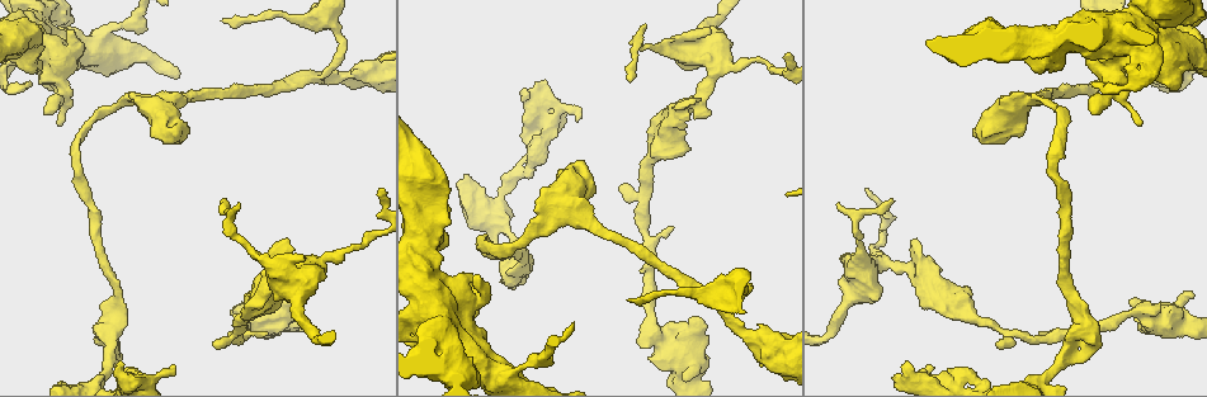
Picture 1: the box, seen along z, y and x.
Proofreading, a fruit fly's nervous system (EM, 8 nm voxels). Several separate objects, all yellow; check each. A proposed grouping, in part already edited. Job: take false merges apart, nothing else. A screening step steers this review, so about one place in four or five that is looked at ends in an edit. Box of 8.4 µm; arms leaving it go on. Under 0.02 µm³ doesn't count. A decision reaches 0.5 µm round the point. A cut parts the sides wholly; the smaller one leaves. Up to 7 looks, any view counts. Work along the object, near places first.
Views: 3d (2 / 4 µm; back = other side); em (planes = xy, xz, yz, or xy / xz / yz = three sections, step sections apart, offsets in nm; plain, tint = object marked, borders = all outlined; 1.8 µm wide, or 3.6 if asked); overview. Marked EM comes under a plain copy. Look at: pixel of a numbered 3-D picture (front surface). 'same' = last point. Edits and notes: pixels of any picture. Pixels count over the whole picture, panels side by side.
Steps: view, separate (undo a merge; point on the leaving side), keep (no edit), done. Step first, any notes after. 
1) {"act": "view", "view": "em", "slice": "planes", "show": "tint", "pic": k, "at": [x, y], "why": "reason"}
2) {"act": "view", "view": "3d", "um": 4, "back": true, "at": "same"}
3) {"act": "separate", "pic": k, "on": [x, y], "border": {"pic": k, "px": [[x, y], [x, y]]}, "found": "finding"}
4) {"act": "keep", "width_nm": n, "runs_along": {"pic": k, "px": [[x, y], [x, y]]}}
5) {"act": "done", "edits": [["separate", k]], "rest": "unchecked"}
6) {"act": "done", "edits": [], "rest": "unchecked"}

{"act": "view", "view": "3d", "um": 2, "pic": 1, "at": [315, 76], "why": "side arm on a straight run"}

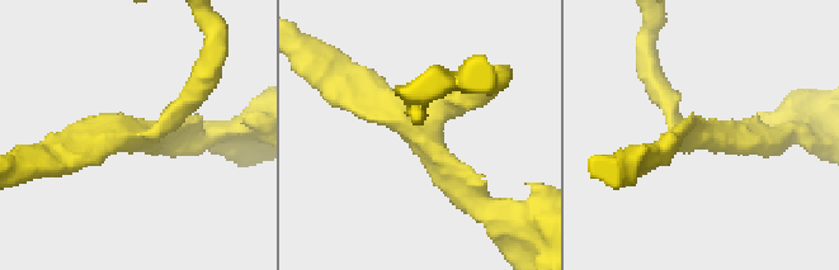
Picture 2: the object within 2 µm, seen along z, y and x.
{"act": "view", "view": "em", "slice": "xy", "step": 16, "show": "tint", "pic": 2, "at": [702, 138], "arms": 3, "arm_widths_nm": [170, 190, 190], "why": "now the EM"}

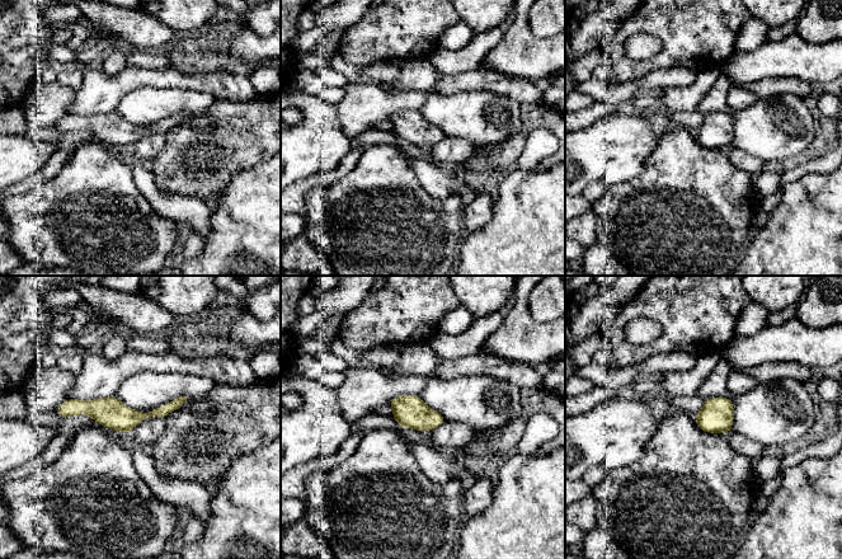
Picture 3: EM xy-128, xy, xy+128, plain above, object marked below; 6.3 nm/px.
{"act": "keep", "found": "one neuron here"}

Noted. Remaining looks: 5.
{"act": "view", "view": "em", "um": 3.6, "slice": "planes", "show": "borders", "pic": 1, "at": [684, 366], "why": "side arm on a straight run"}

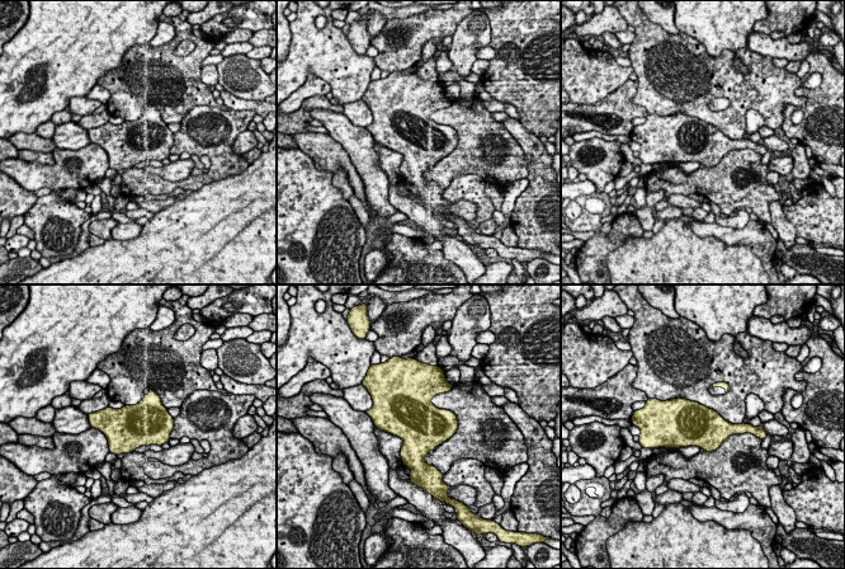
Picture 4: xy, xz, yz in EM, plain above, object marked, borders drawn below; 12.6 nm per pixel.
{"act": "keep", "found": "all the same neuron"}

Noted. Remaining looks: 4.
{"act": "view", "view": "3d", "um": 2, "pic": 1, "at": [967, 371], "why": "sudden change in width"}

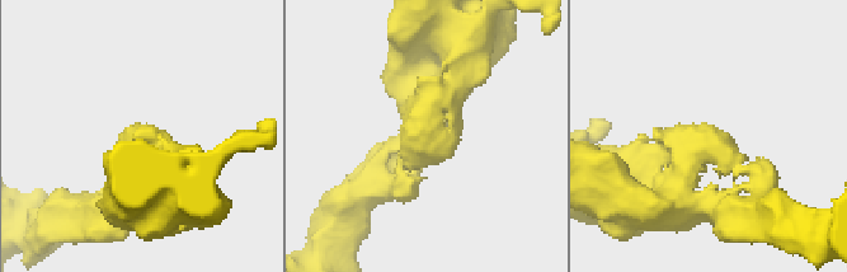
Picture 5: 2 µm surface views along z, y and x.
{"act": "view", "view": "em", "slice": "planes", "show": "tint", "pic": 5, "at": [131, 137], "why": "shape alone is not enough"}

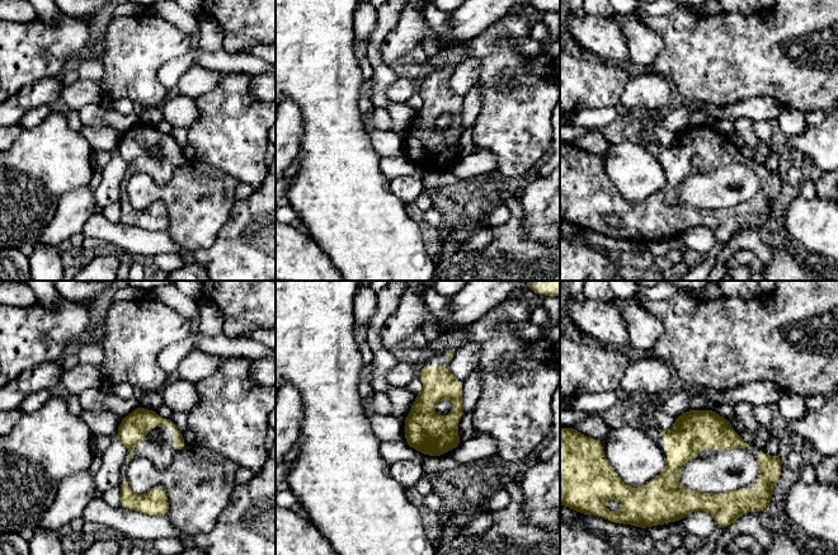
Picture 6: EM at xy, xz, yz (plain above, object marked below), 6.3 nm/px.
{"act": "keep", "found": "continuous, no second neuron"}

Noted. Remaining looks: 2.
{"act": "done", "edits": [], "rest": "unchecked"}

